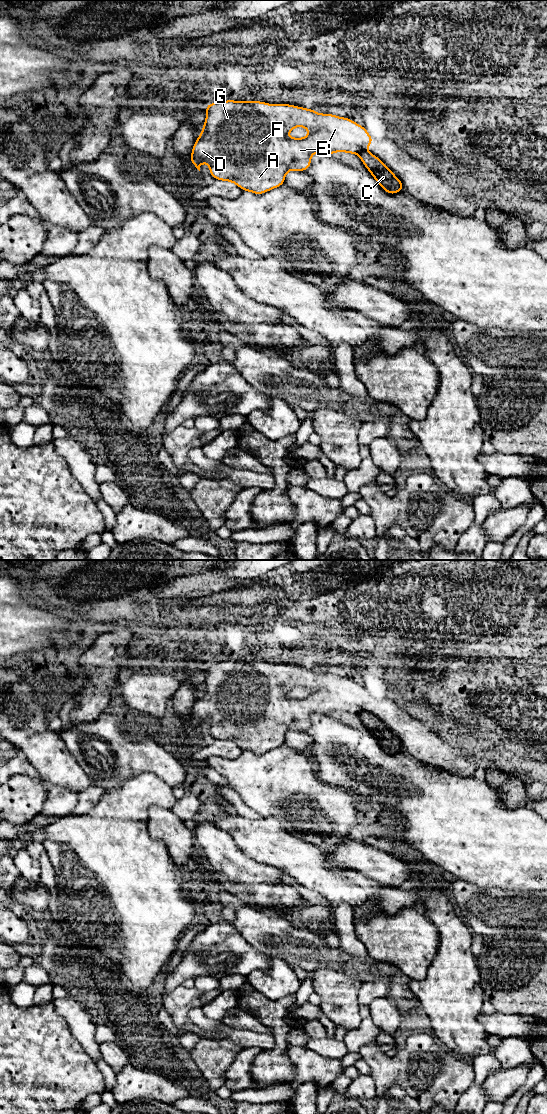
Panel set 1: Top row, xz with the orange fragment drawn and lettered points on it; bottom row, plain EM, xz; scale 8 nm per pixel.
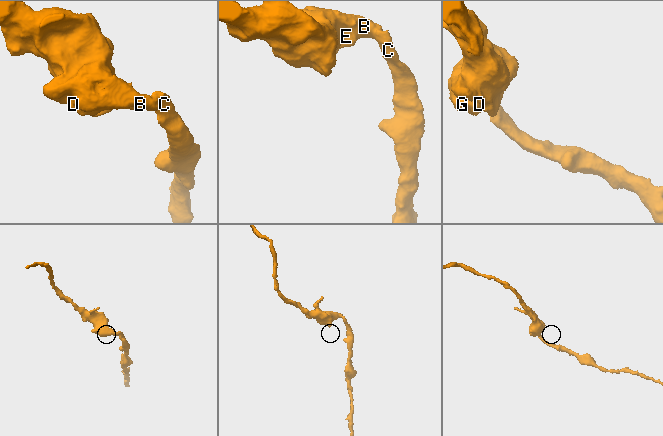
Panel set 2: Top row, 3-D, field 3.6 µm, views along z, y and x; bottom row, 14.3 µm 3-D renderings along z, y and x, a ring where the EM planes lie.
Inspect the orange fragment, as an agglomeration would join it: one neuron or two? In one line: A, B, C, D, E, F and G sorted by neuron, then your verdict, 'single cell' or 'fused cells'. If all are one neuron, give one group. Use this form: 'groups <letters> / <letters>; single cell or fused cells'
groups A B D E F G / C; fused cells

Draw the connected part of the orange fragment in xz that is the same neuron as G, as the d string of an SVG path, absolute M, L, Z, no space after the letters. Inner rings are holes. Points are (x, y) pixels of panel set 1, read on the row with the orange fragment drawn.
M228 100L211 103L205 110L206 120L194 143L190 161L199 171L200 165L208 162L214 179L233 182L243 191L257 195L283 185L289 170L307 170L314 153L358 154L367 150L368 145L374 141L363 126L350 118L320 114L314 109L289 104ZM297 126L308 129L309 135L305 138L288 138L287 134Z

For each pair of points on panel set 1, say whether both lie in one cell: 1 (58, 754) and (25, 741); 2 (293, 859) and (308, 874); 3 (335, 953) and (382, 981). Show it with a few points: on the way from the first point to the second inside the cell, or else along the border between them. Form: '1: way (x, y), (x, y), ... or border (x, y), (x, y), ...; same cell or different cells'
1: way (50, 754), (40, 745), (33, 743); same cell
2: way (297, 863), (304, 870); same cell
3: border (392, 977), (377, 976), (363, 983); different cells

